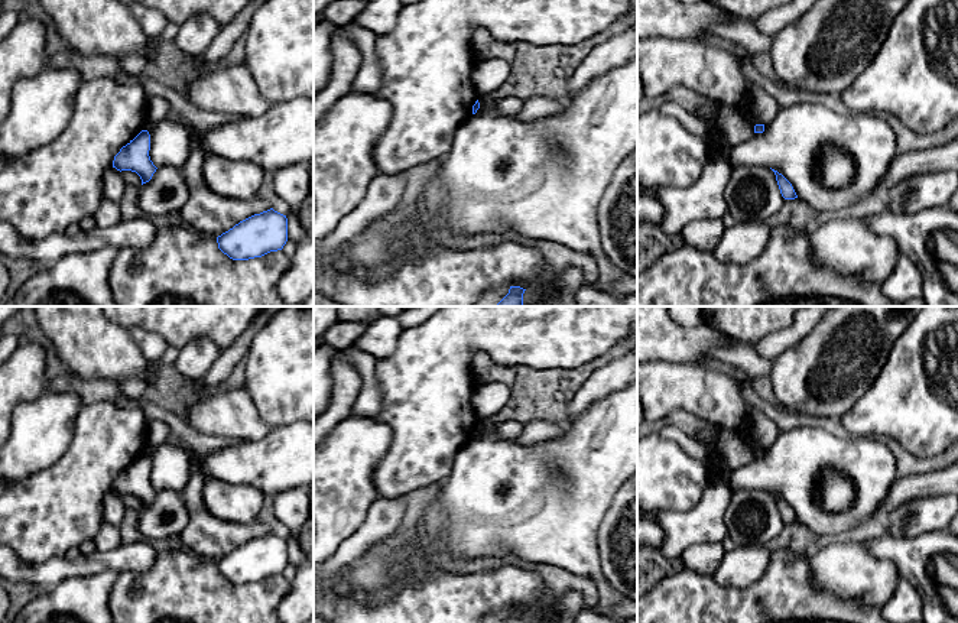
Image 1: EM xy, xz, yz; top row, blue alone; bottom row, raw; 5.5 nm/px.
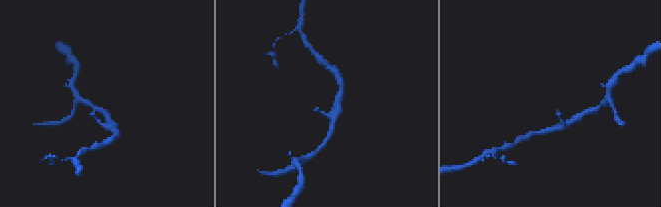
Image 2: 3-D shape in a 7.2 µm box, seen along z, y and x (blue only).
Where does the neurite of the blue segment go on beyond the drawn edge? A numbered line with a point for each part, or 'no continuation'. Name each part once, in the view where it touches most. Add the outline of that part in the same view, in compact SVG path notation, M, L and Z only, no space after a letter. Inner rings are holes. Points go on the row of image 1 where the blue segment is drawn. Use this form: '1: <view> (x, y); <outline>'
no continuation

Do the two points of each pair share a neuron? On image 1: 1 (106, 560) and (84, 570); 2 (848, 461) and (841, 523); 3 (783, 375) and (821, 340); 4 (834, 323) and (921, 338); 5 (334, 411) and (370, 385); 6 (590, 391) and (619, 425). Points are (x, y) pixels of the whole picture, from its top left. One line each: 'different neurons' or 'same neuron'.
1: same neuron
2: same neuron
3: same neuron
4: different neurons
5: different neurons
6: different neurons

